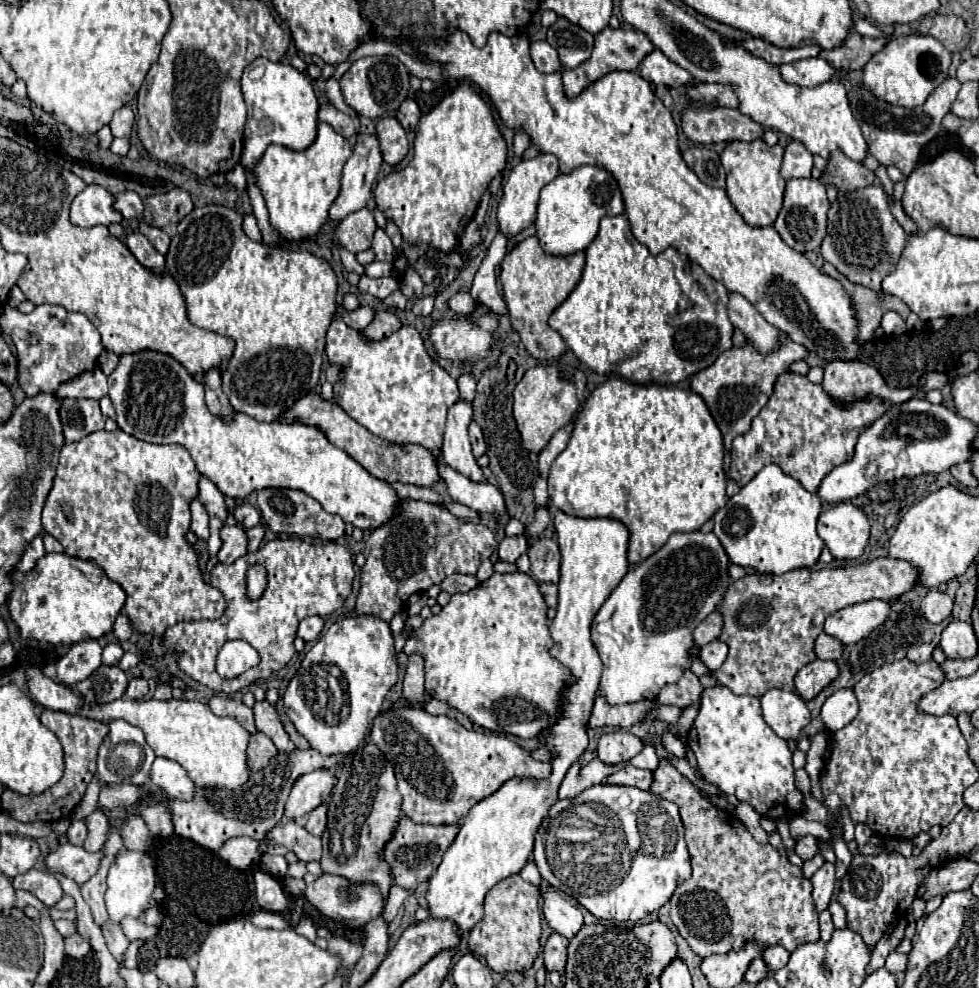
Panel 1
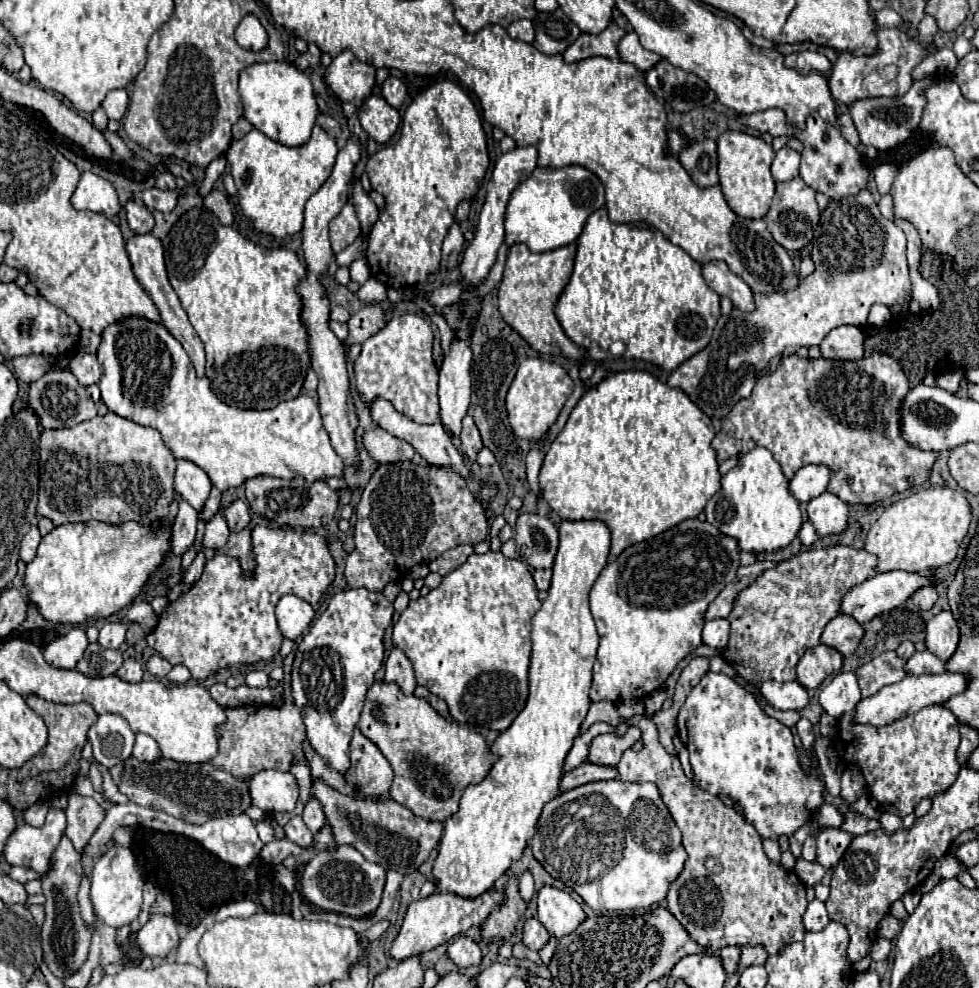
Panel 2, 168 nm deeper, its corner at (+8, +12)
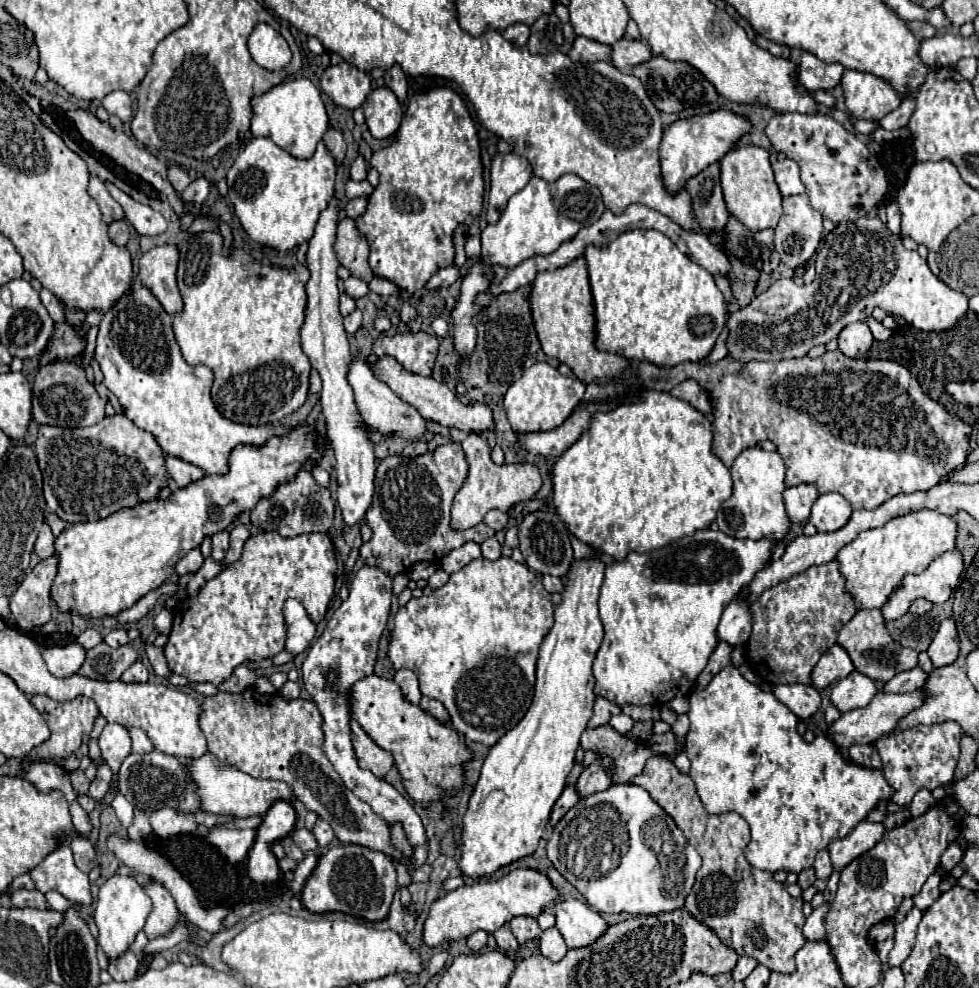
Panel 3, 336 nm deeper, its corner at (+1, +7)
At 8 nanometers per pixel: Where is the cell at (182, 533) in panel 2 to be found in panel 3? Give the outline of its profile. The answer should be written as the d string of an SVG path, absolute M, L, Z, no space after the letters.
M192 549L186 557L182 557L176 565L176 573L178 575L192 575L200 569L200 565L204 563L204 557L200 553L200 549Z

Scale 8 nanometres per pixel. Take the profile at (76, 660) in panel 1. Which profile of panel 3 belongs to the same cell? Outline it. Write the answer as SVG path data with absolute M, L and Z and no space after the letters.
M70 643L64 647L46 647L42 651L44 663L54 677L72 677L84 663L84 647L80 643Z

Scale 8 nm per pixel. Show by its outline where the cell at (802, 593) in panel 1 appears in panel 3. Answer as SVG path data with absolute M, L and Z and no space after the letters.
M830 561L826 565L810 567L798 575L794 575L790 581L782 581L776 587L766 589L758 601L752 603L754 613L754 625L752 635L746 645L746 655L750 659L750 667L754 673L772 685L778 683L810 683L810 673L816 667L820 655L836 643L838 631L856 615L856 603L854 599L844 591L844 577L838 571L838 561Z

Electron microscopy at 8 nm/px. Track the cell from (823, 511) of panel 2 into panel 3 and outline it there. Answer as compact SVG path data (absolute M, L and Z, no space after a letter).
M824 493L814 501L810 521L820 533L830 533L844 527L850 515L852 507L840 493Z

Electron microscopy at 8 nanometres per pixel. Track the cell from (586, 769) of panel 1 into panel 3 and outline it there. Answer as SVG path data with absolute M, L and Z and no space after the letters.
M620 713L620 715L614 715L612 719L610 719L610 725L618 731L618 733L628 733L632 727L634 727L634 719L630 717L630 715L624 715L624 713Z

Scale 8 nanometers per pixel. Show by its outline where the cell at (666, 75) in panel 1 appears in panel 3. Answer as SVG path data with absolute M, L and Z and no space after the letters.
M624 37L620 41L616 41L612 45L612 57L610 57L610 65L614 65L620 71L626 71L638 63L644 63L652 57L652 51L636 39Z

